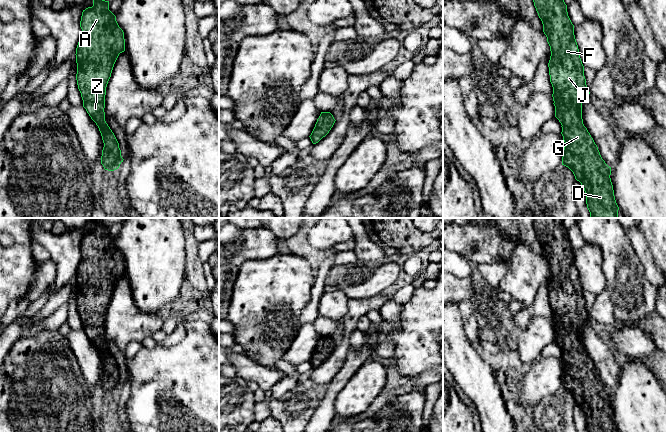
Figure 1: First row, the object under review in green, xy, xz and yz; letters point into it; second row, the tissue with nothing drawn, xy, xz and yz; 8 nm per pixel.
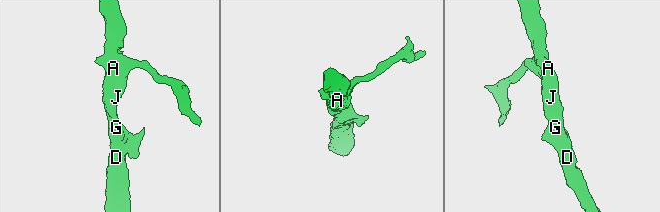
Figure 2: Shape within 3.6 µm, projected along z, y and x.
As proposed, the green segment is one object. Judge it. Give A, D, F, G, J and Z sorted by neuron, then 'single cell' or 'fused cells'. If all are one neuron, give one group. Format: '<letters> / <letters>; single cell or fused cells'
A D F G J Z; single cell

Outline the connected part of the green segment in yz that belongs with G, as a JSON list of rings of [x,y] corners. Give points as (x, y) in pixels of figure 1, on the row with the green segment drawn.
[[[533,0],[533,2],[538,16],[542,21],[543,32],[547,37],[547,42],[551,51],[548,67],[550,82],[553,87],[552,97],[555,106],[555,117],[562,125],[561,134],[566,143],[563,150],[562,165],[568,167],[573,172],[575,179],[579,181],[584,188],[586,204],[591,218],[619,218],[619,207],[615,200],[613,185],[610,178],[611,167],[609,167],[602,159],[597,145],[583,124],[582,103],[589,97],[590,92],[586,85],[584,66],[579,55],[579,49],[574,35],[574,25],[568,16],[567,5],[564,0]]]

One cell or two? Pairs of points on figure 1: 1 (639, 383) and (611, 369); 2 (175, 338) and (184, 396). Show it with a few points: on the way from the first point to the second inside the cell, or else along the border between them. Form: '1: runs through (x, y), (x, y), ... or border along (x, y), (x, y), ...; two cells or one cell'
1: border along (620, 368), (617, 385), (611, 391); two cells
2: border along (185, 321), (185, 336), (177, 343), (163, 347); two cells

